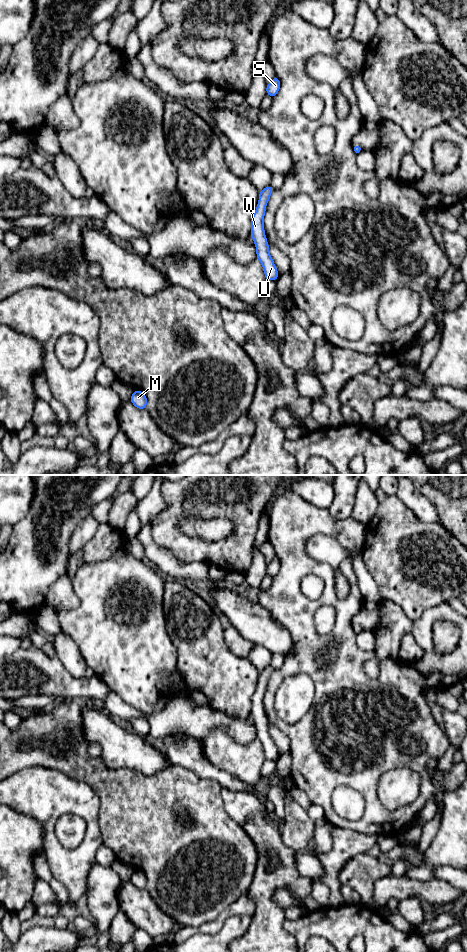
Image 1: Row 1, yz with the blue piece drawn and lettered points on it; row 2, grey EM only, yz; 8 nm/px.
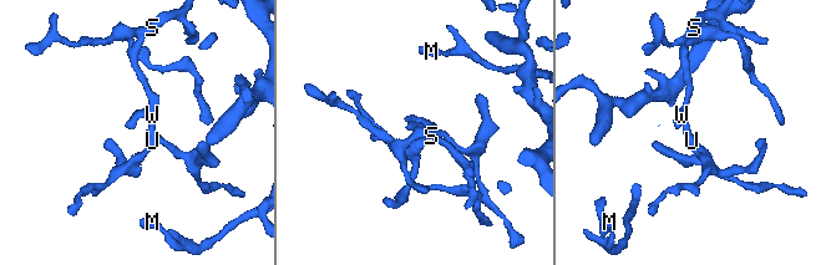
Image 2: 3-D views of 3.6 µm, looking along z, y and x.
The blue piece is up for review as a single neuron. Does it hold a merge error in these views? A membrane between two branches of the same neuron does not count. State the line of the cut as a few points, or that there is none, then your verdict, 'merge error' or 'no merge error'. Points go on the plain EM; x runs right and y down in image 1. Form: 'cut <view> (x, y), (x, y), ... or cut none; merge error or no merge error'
cut none; no merge error

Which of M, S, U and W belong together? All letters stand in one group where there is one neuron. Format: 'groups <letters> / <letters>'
groups M S U W

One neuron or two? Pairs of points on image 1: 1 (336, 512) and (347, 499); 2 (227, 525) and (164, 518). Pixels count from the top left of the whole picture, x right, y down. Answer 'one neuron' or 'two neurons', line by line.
1: one neuron
2: two neurons

